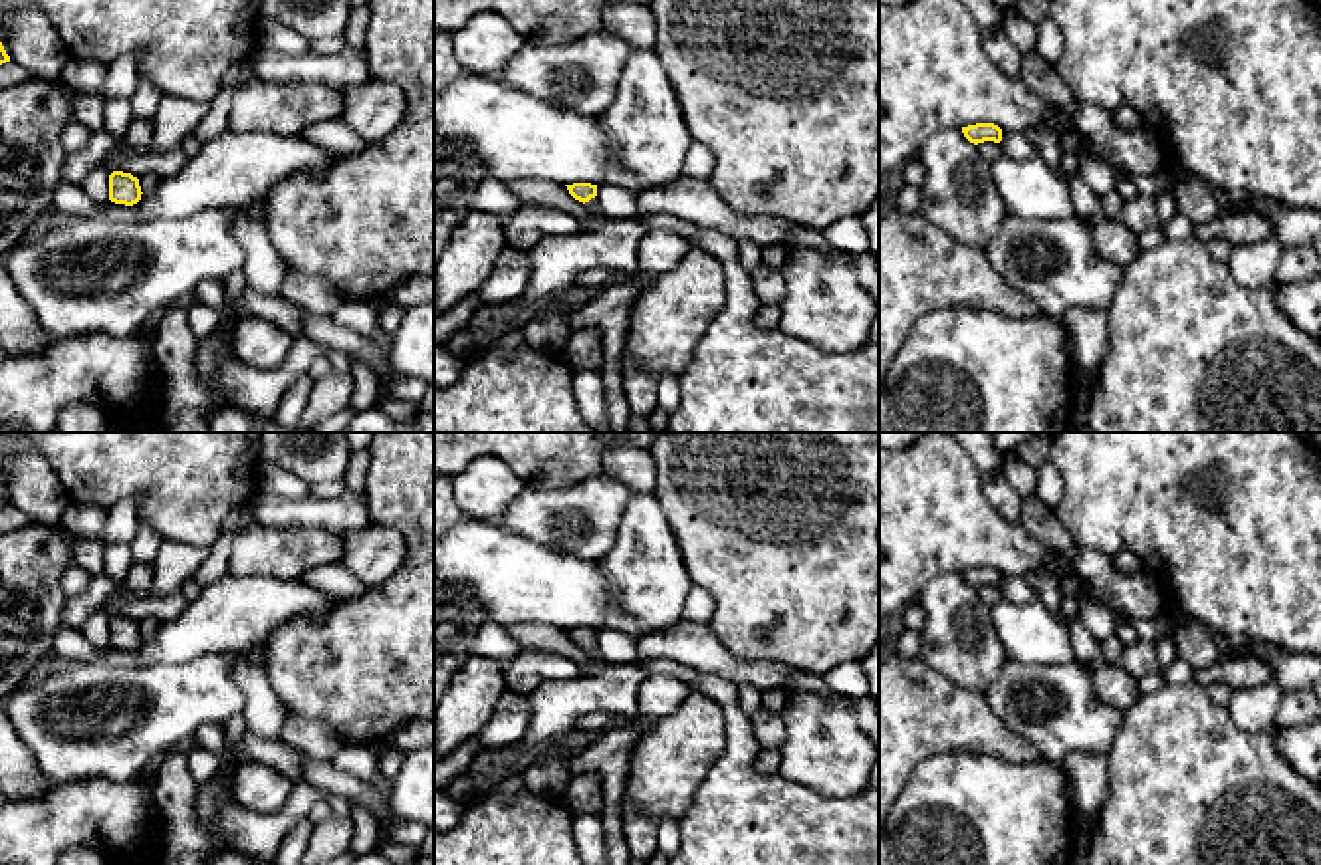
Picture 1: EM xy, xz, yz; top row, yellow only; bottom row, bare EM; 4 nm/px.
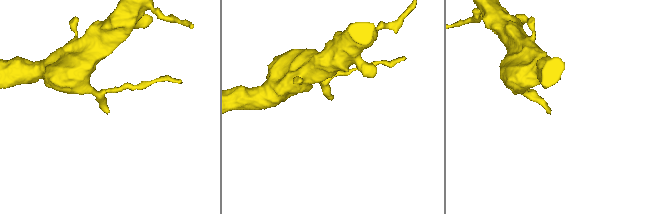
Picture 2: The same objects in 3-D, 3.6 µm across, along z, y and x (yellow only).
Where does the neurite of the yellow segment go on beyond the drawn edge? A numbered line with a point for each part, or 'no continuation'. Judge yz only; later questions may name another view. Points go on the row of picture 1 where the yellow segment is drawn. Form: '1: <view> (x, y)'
no continuation

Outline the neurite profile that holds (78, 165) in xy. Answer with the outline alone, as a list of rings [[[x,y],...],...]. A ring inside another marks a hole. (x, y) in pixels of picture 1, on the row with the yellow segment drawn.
[[[105,129],[95,131],[81,151],[67,153],[61,167],[61,181],[71,185],[81,185],[81,181],[97,165],[103,165],[113,147],[115,147],[115,137],[109,131]]]

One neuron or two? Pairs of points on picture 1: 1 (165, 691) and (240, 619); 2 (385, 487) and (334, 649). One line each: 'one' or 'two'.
1: two
2: one

